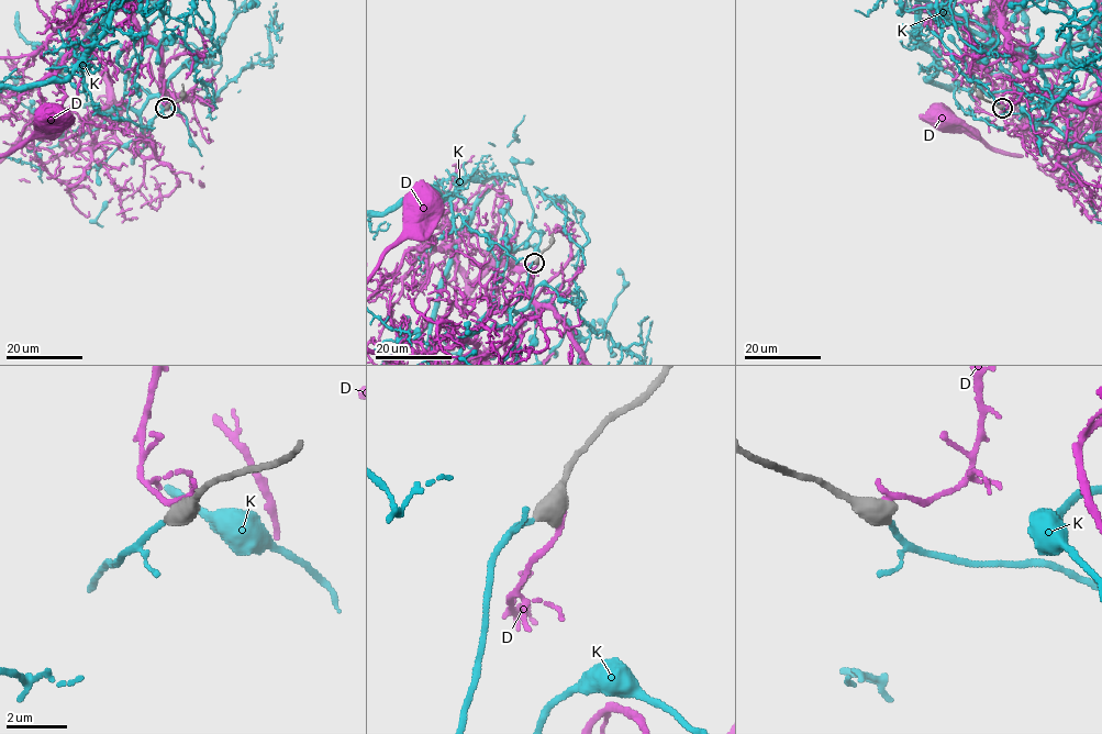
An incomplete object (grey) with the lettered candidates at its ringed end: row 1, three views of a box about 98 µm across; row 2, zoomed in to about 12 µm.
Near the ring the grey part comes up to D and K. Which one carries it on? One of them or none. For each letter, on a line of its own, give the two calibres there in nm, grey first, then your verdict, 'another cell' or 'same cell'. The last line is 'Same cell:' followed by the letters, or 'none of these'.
D: 700 nm thick on the grey side, 240 nm on the other; another cell
K: 600 nm thick on the grey side, 190 nm on the other; same cell
Same cell: K

